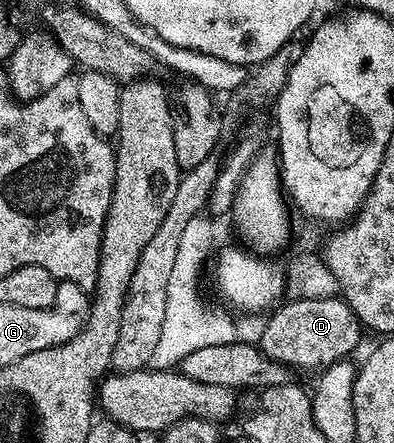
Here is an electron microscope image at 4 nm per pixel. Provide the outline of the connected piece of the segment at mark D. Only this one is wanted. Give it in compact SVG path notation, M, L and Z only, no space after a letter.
M339 296L287 300L276 305L266 318L267 322L262 323L263 331L257 343L259 349L267 358L295 372L322 371L335 362L344 361L359 346L361 327L355 319L355 313Z

